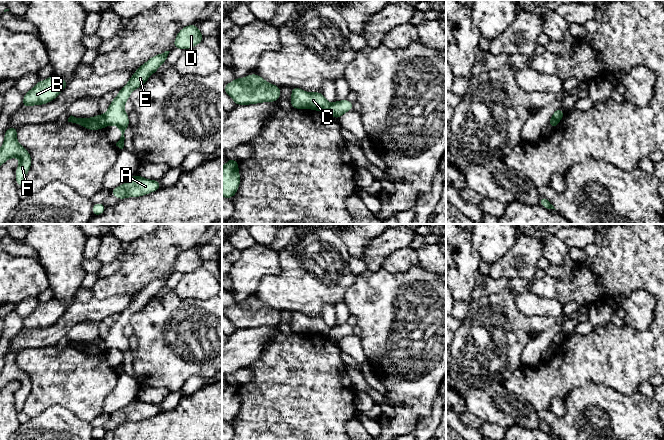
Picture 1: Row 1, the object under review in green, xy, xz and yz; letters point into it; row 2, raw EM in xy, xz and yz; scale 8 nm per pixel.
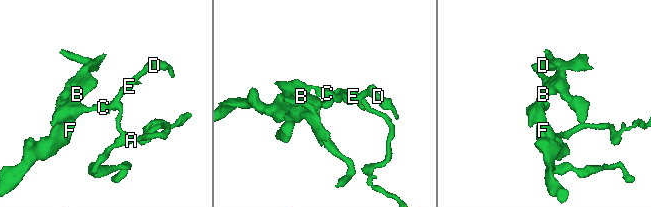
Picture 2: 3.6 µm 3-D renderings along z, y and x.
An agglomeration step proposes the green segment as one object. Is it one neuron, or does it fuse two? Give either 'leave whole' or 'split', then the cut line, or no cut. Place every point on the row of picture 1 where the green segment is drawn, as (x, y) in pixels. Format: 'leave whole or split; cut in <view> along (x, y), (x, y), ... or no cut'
split; cut in xy along (101, 115), (107, 124)

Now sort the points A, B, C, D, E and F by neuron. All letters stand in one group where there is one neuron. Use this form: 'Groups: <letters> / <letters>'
Groups: A D E / B C F

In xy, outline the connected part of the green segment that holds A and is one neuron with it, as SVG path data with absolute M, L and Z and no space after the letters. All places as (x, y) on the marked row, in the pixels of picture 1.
M135 174L126 183L111 190L110 193L122 200L127 197L140 197L160 188L162 186L158 180L145 179Z

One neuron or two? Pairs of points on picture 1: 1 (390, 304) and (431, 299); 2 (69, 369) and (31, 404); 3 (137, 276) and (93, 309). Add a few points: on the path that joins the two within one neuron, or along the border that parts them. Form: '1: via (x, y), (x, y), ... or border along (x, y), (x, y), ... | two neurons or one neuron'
1: via (400, 304), (421, 304) | one neuron
2: via (60, 378), (40, 398) | one neuron
3: border along (132, 293), (116, 294), (106, 298), (94, 297) | two neurons

